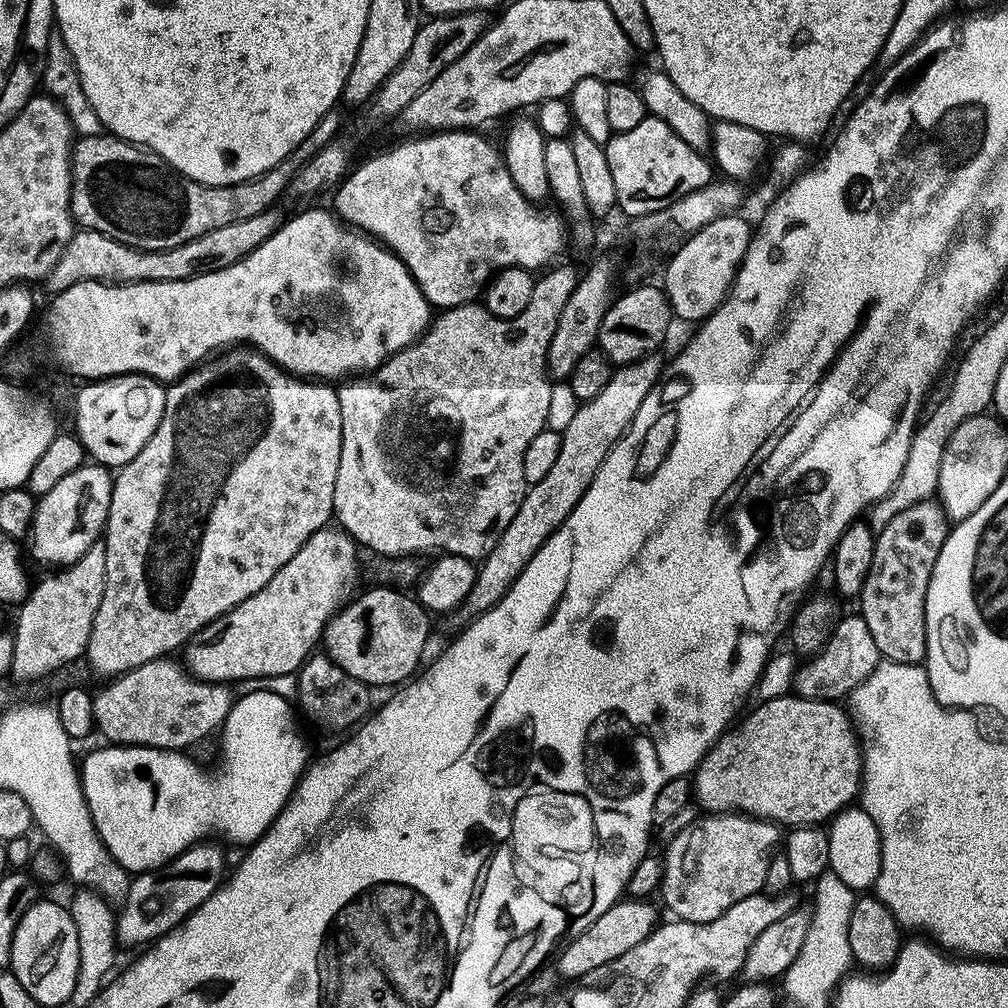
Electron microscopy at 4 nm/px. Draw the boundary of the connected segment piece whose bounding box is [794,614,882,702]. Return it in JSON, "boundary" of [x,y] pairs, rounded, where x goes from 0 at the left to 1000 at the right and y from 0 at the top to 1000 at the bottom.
{"boundary":[[[845,609],[838,615],[836,612],[816,645],[799,654],[795,658],[798,660],[788,667],[789,689],[805,694],[836,695],[853,678],[860,675],[863,668],[869,666],[869,661],[874,655],[871,641],[867,641],[867,633],[856,613],[851,609]]]}

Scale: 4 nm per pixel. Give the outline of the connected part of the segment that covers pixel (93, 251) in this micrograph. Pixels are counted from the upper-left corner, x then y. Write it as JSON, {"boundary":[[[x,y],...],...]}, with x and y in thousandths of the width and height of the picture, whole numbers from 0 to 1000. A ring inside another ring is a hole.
{"boundary":[[[273,209],[252,212],[252,216],[240,220],[228,220],[228,224],[216,224],[216,228],[208,228],[196,236],[188,236],[188,240],[156,250],[143,250],[139,246],[125,244],[113,236],[105,236],[105,232],[79,228],[63,247],[63,262],[67,265],[66,277],[71,280],[84,276],[98,276],[103,280],[169,280],[184,278],[196,270],[205,270],[211,264],[223,266],[225,262],[238,258],[245,250],[250,250],[260,239],[274,231],[280,221],[280,214]]]}

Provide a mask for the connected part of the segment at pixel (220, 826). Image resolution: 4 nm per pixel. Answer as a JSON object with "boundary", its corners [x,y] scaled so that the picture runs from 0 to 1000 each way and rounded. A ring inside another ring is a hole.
{"boundary":[[[246,687],[242,691],[235,693],[226,705],[226,711],[222,713],[220,727],[222,726],[222,755],[218,758],[218,767],[209,770],[206,766],[201,766],[190,754],[186,754],[186,749],[175,744],[164,744],[161,742],[136,742],[134,740],[103,740],[107,742],[95,742],[87,751],[83,758],[78,759],[79,778],[83,785],[84,796],[87,797],[87,804],[91,809],[92,819],[95,821],[95,828],[103,837],[104,843],[116,854],[128,867],[142,867],[152,863],[158,863],[164,857],[171,856],[175,849],[179,849],[189,841],[191,837],[201,834],[205,825],[215,825],[218,829],[223,829],[226,833],[231,833],[234,837],[249,839],[257,833],[258,829],[267,819],[274,815],[274,809],[282,803],[282,799],[291,790],[294,778],[302,769],[302,763],[307,757],[308,751],[302,743],[302,734],[294,727],[294,718],[290,715],[290,702],[274,687]]]}

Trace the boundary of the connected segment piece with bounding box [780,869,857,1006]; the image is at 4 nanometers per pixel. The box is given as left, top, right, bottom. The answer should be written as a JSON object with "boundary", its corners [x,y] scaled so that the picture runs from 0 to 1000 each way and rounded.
{"boundary":[[[823,862],[817,864],[808,875],[808,899],[805,902],[804,922],[793,942],[792,948],[778,964],[774,975],[782,995],[788,996],[794,992],[800,998],[808,990],[808,981],[812,978],[812,970],[815,974],[822,973],[825,978],[842,965],[846,950],[843,946],[842,915],[849,885],[839,879]]]}

